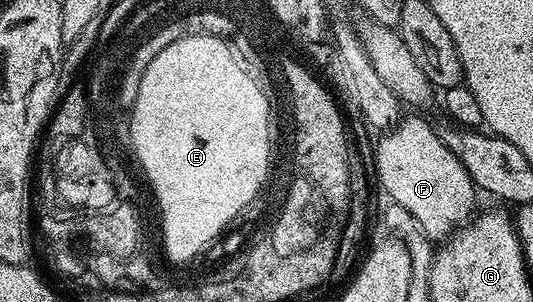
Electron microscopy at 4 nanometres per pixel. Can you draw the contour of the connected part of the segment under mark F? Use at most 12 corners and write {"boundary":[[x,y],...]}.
{"boundary":[[405,116],[375,146],[389,199],[442,242],[476,185],[439,129]]}

